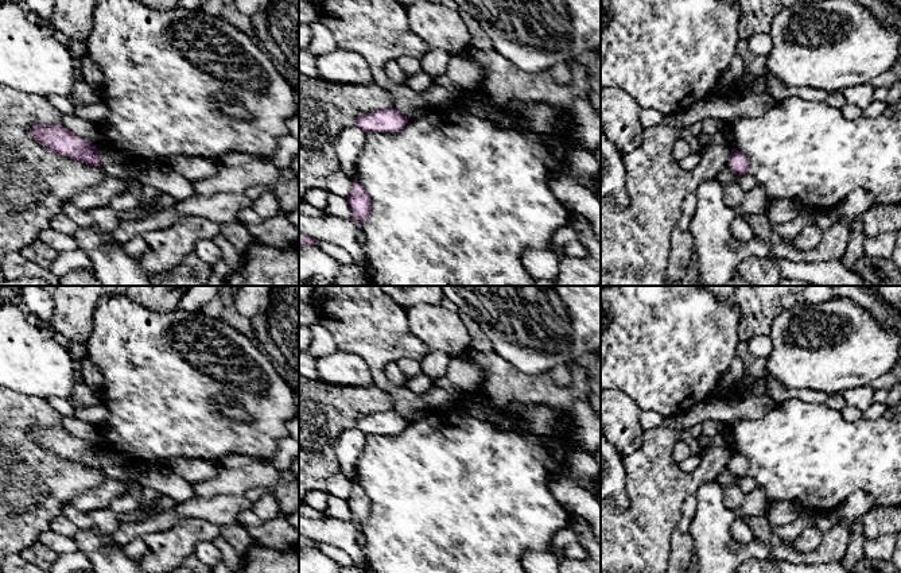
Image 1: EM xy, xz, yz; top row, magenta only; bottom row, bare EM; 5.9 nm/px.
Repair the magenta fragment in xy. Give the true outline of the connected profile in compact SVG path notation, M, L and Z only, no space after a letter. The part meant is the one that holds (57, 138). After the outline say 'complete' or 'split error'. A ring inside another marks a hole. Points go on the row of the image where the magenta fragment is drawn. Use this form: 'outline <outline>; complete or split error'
outline M62 124L31 127L32 136L46 148L86 164L101 167L96 146L81 139Z; complete

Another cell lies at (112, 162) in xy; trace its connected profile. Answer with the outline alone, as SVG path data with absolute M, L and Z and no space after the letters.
M105 143L96 146L96 152L100 158L100 169L105 175L121 179L139 177L141 167L139 160L121 155L119 151Z

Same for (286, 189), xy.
M299 156L291 164L280 170L279 179L272 187L280 210L286 214L291 213L299 206Z

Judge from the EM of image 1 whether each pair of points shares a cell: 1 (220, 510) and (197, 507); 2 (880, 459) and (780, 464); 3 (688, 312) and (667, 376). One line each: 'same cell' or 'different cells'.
1: same cell
2: same cell
3: same cell

